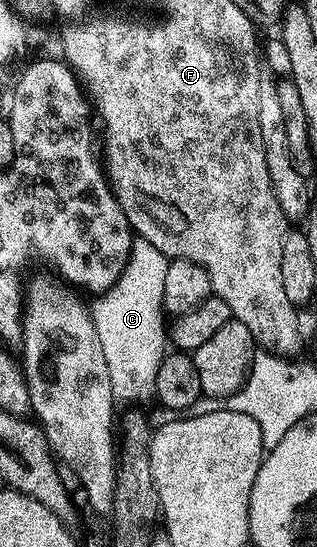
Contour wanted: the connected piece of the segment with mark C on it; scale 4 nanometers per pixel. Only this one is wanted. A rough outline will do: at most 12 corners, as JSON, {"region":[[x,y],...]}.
{"region":[[133,237],[90,306],[116,404],[152,402],[169,261]]}

